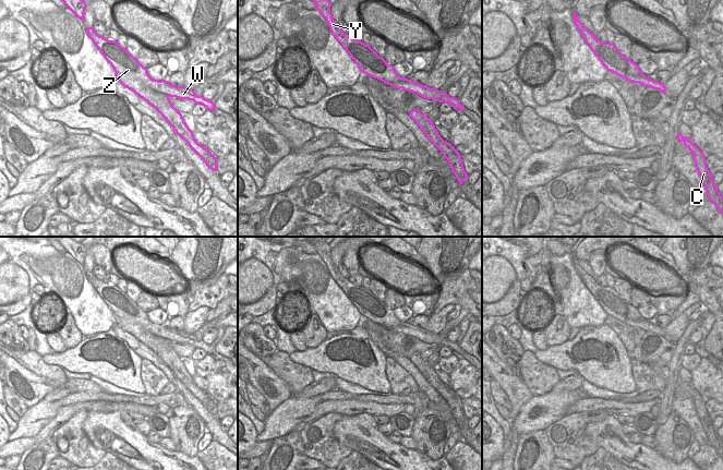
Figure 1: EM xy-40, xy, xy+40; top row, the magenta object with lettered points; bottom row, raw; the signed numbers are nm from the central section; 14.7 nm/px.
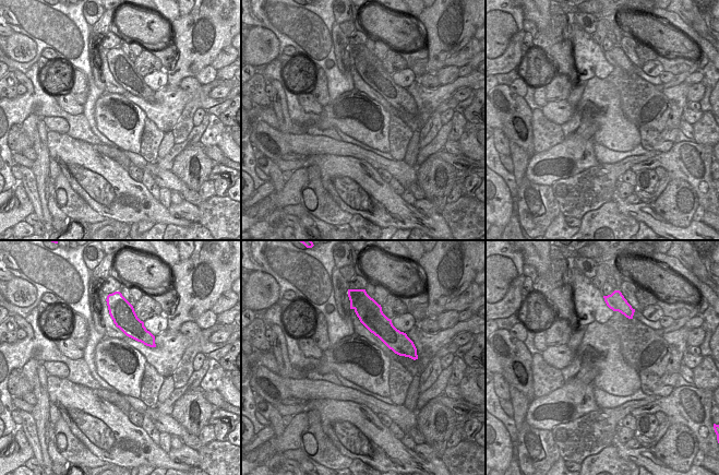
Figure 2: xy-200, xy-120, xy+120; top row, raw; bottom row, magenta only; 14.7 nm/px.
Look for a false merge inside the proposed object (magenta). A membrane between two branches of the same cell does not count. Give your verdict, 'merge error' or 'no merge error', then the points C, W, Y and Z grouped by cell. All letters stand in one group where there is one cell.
merge error | C Z / W Y

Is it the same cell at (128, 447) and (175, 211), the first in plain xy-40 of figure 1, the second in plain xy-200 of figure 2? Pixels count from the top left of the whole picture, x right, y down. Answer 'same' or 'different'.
different

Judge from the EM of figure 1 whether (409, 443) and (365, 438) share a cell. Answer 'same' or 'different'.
different

